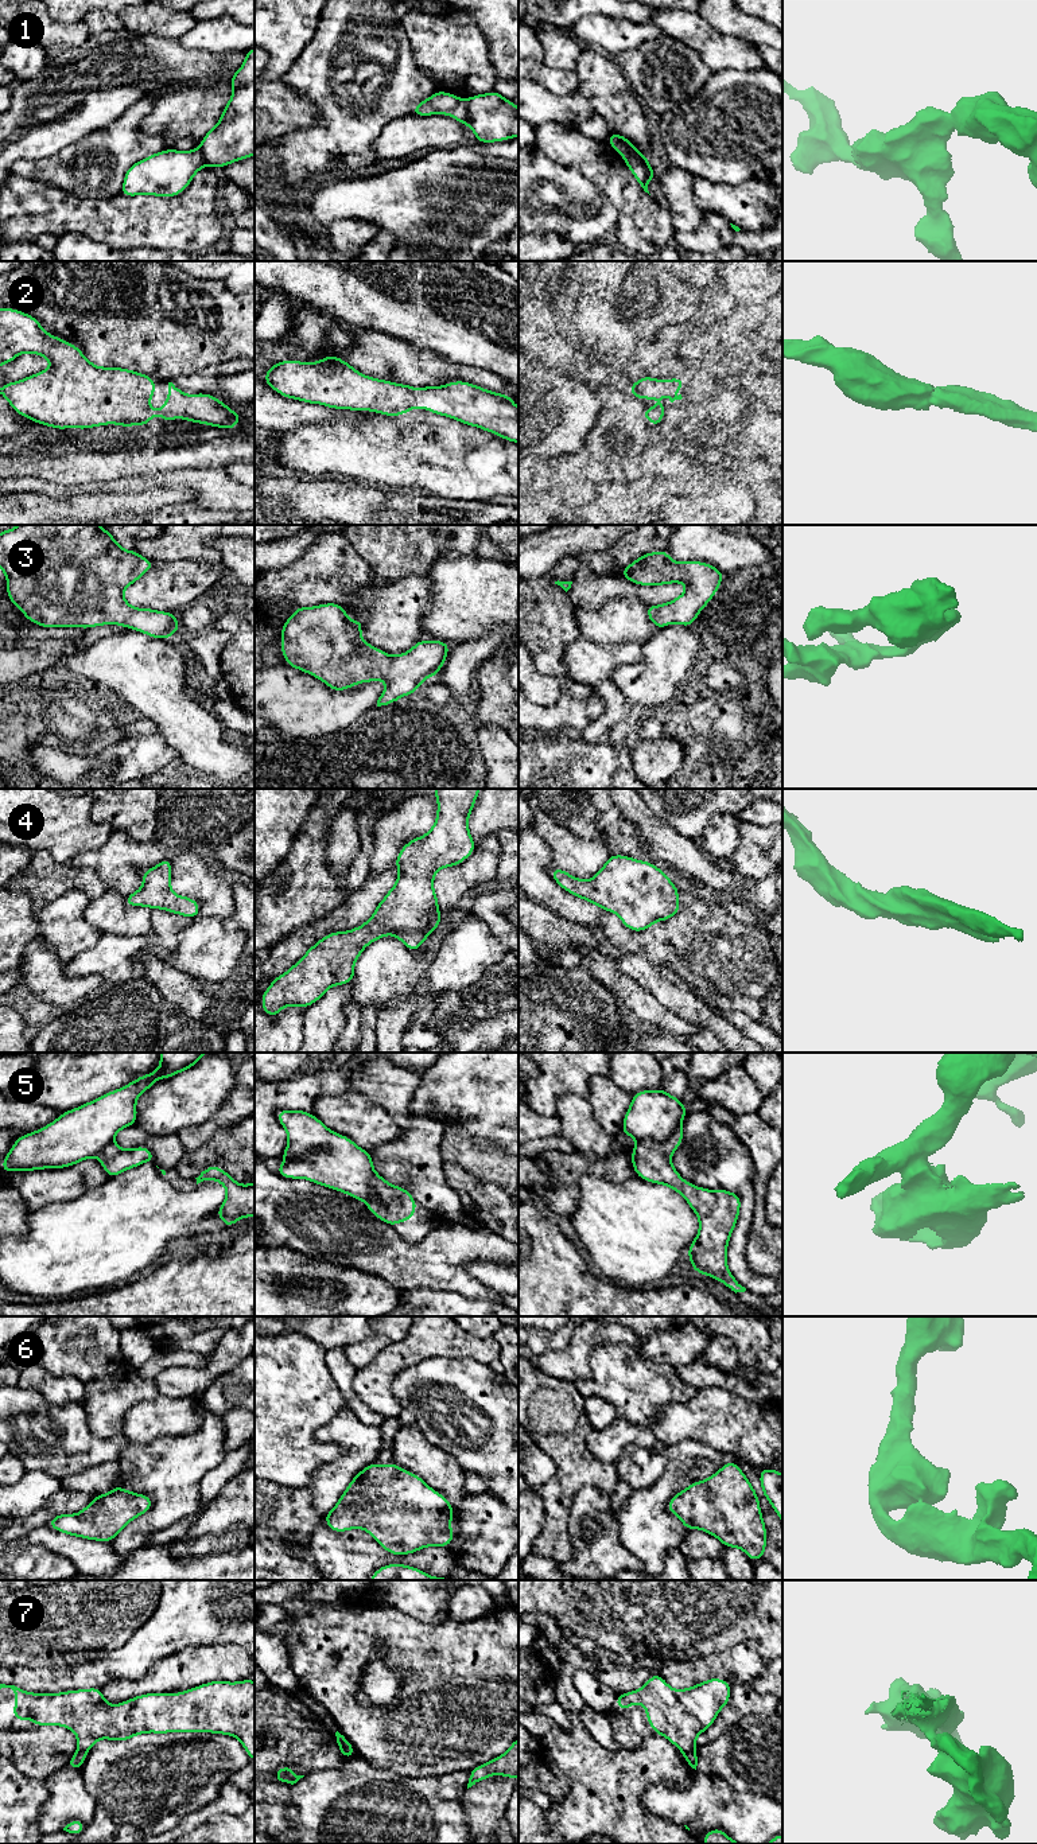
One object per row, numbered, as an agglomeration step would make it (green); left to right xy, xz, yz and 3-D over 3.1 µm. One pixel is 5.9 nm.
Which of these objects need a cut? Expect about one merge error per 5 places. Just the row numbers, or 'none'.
1, 5, 7

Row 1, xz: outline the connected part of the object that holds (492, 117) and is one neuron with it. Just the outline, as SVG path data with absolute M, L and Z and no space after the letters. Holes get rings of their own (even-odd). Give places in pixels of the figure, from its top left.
M494 89L465 100L469 127L478 143L504 141L518 136L518 108Z

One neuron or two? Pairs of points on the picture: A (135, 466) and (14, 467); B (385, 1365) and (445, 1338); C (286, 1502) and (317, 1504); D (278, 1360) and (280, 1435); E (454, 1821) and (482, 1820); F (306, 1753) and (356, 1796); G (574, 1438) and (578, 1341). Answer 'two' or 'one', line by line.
A: one
B: one
C: one
D: one
E: two
F: two
G: two

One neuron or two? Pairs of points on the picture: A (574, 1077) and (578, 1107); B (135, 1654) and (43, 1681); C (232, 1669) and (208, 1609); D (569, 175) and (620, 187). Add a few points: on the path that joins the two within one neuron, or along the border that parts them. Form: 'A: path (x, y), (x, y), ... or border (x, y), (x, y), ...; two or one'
A: border (586, 1097), (564, 1093), (558, 1101), (555, 1115); two
B: path (112, 1668), (94, 1681), (66, 1680); one
C: border (240, 1644), (201, 1644), (190, 1646); two
D: border (563, 166), (575, 166), (613, 203); two

